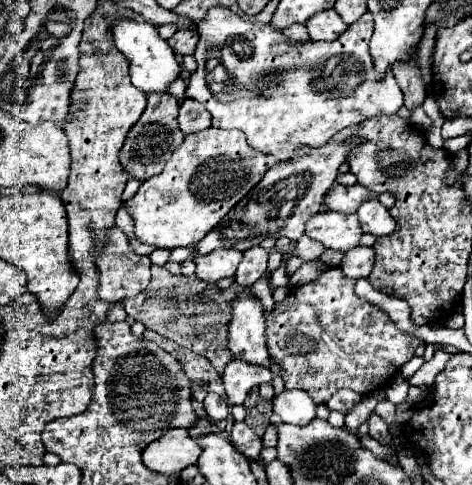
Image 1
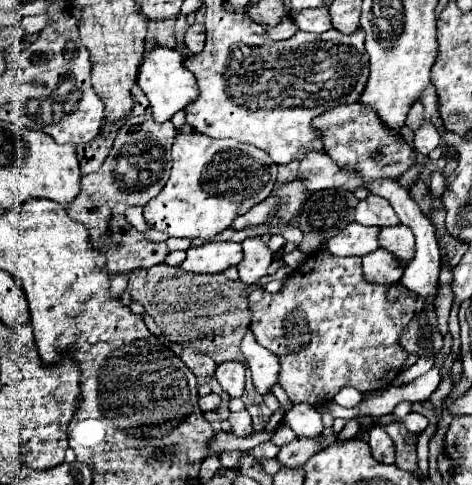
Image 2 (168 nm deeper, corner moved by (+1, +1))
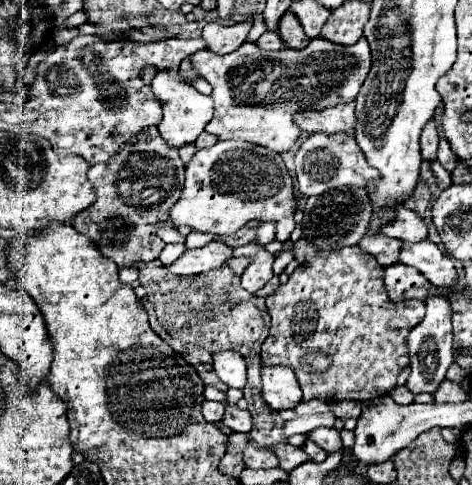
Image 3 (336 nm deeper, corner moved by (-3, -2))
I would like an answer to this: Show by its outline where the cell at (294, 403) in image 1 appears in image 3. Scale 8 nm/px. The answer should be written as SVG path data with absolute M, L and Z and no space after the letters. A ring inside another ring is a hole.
M317 427L317 429L313 429L307 437L309 437L313 443L317 443L319 447L323 447L327 453L339 451L339 449L343 447L343 445L341 445L341 439L339 439L339 431L337 431L337 429Z

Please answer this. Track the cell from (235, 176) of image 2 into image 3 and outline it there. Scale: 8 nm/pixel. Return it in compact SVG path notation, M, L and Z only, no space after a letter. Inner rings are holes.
M217 141L211 147L195 151L185 169L187 181L183 193L169 209L169 221L175 227L189 225L193 231L217 237L235 233L251 219L275 221L279 241L289 241L289 235L295 229L295 195L293 181L279 153L245 141Z

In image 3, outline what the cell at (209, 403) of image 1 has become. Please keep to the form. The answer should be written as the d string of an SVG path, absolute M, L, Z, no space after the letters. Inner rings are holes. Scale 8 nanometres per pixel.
M205 401L203 403L203 417L209 423L217 423L225 413L225 403L221 401Z

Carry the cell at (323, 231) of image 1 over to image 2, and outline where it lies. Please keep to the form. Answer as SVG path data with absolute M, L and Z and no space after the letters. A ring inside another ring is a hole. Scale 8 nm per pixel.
M353 222L333 236L325 248L335 256L365 256L379 248L379 230Z

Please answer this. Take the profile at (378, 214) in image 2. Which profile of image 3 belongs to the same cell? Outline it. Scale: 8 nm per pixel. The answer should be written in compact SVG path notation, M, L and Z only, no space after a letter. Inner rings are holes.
M397 205L395 215L397 215L397 219L393 223L381 227L383 235L395 237L401 241L421 241L427 237L427 227L417 213L409 211L403 205Z

